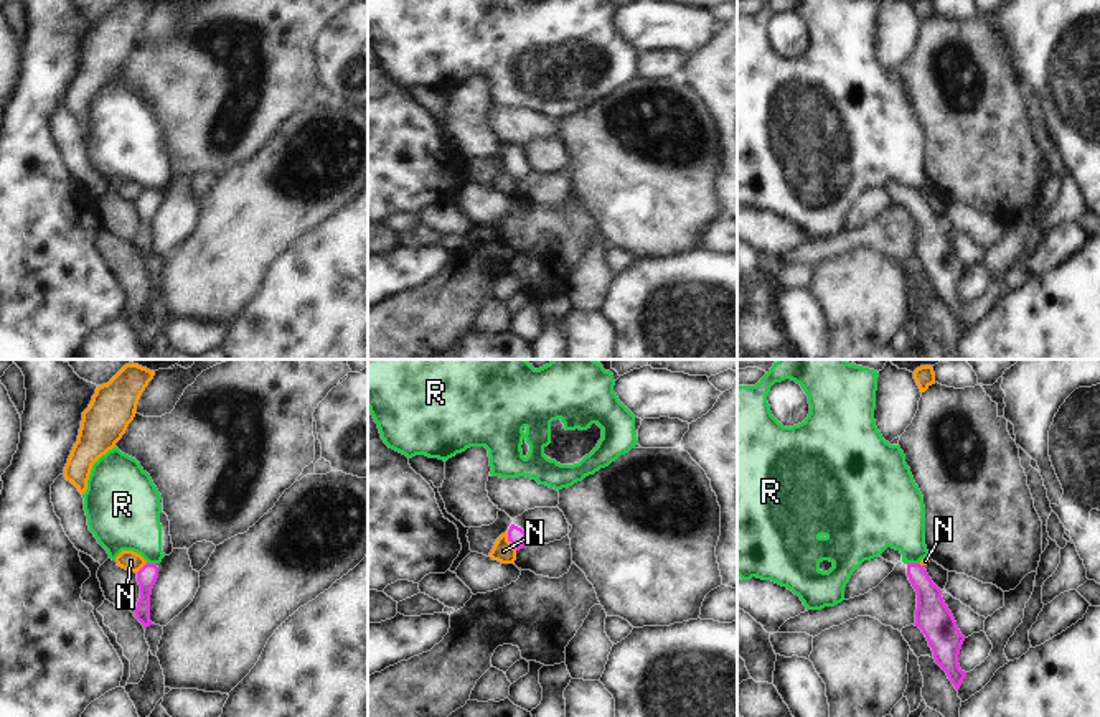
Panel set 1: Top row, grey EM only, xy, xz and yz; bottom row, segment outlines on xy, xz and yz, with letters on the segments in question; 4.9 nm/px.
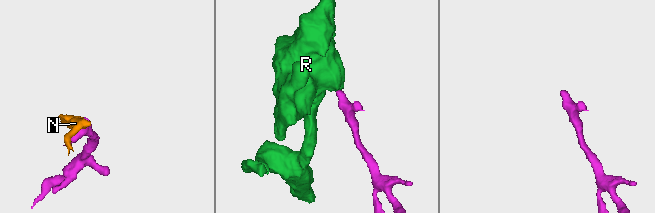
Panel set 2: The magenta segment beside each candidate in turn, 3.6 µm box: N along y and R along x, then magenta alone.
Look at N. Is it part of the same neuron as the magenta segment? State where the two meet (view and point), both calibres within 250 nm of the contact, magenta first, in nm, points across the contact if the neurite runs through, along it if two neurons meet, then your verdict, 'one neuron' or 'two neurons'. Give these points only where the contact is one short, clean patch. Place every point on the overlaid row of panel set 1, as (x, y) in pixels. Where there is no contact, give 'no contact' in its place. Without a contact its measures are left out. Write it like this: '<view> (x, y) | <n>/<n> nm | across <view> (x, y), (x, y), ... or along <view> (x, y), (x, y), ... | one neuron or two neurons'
xz (510, 541) | 90/110 nm | along xz (507, 533), (507, 538), (517, 549) | two neurons

